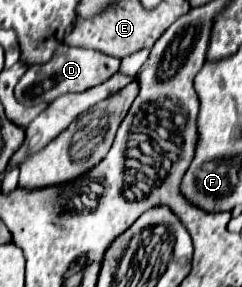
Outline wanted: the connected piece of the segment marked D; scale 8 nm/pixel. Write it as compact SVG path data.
M60 46L54 54L54 58L48 64L42 66L32 66L26 70L26 74L20 78L16 84L16 100L24 106L34 106L40 102L54 102L58 96L68 94L68 92L84 92L92 86L102 84L108 80L112 74L118 72L120 60L106 56L98 50L84 50L84 48L74 48L74 46Z

